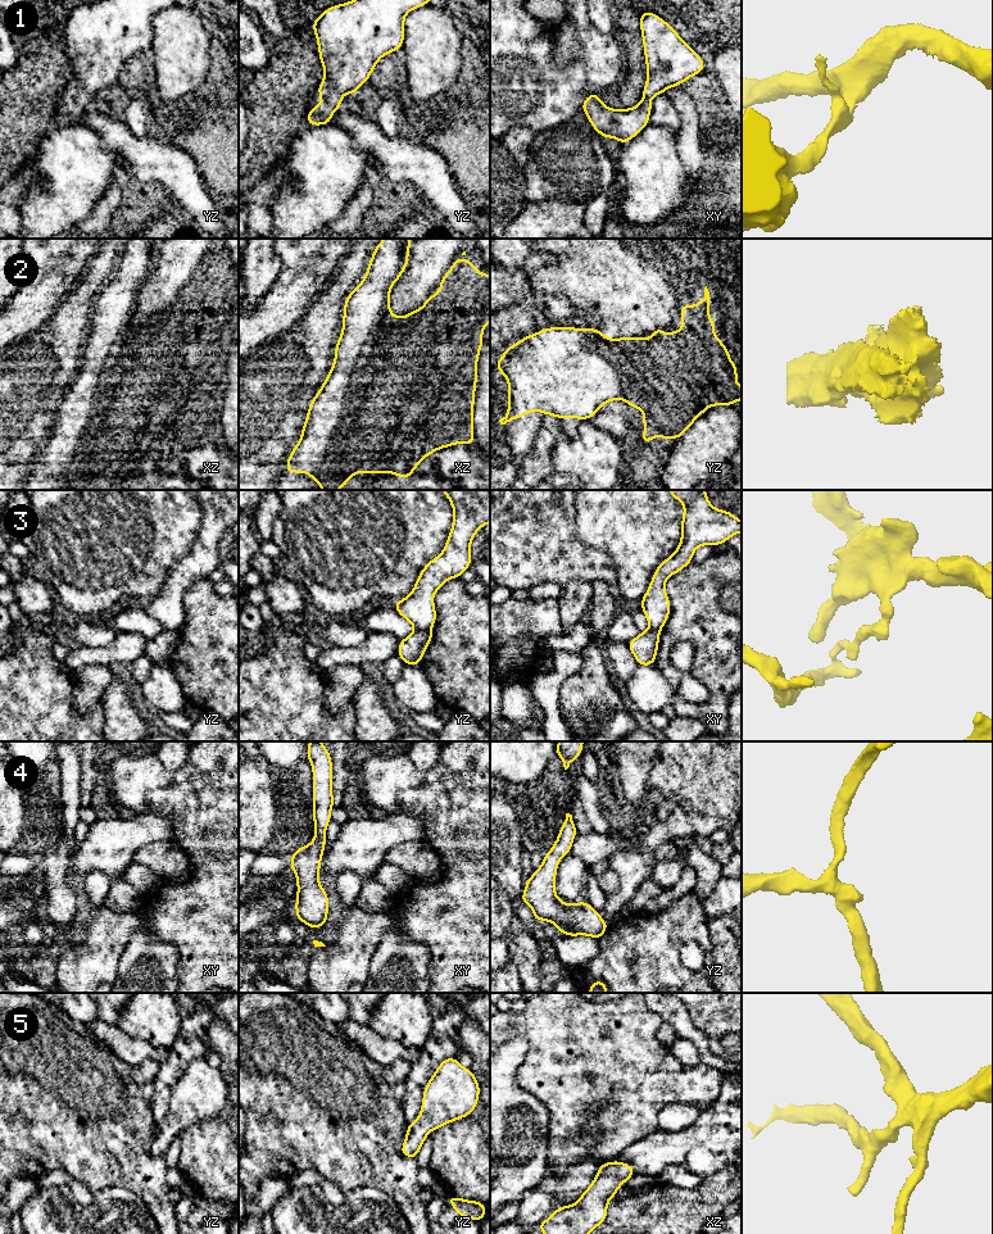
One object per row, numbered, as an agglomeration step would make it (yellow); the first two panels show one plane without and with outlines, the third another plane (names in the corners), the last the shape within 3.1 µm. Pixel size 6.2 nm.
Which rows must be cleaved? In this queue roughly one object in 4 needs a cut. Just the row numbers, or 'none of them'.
3

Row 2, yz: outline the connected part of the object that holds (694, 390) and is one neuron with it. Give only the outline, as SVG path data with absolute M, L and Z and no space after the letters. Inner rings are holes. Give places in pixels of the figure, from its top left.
M707 286L698 304L681 304L679 309L681 330L666 336L657 327L649 340L608 339L598 328L548 327L511 345L494 363L508 381L509 405L500 425L534 410L559 419L590 419L603 404L621 399L643 412L639 435L649 445L656 435L680 439L708 407L734 405L742 400L738 369L725 344L715 336Z

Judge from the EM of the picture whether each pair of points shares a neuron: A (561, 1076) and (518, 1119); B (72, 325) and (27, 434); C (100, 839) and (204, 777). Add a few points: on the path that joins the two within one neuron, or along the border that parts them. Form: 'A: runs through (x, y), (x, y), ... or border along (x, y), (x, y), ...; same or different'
A: border along (517, 1076), (517, 1083), (547, 1108), (548, 1126); different
B: runs through (50, 352), (50, 357), (27, 380), (27, 407); same
C: border along (137, 813), (163, 813), (173, 821); different

